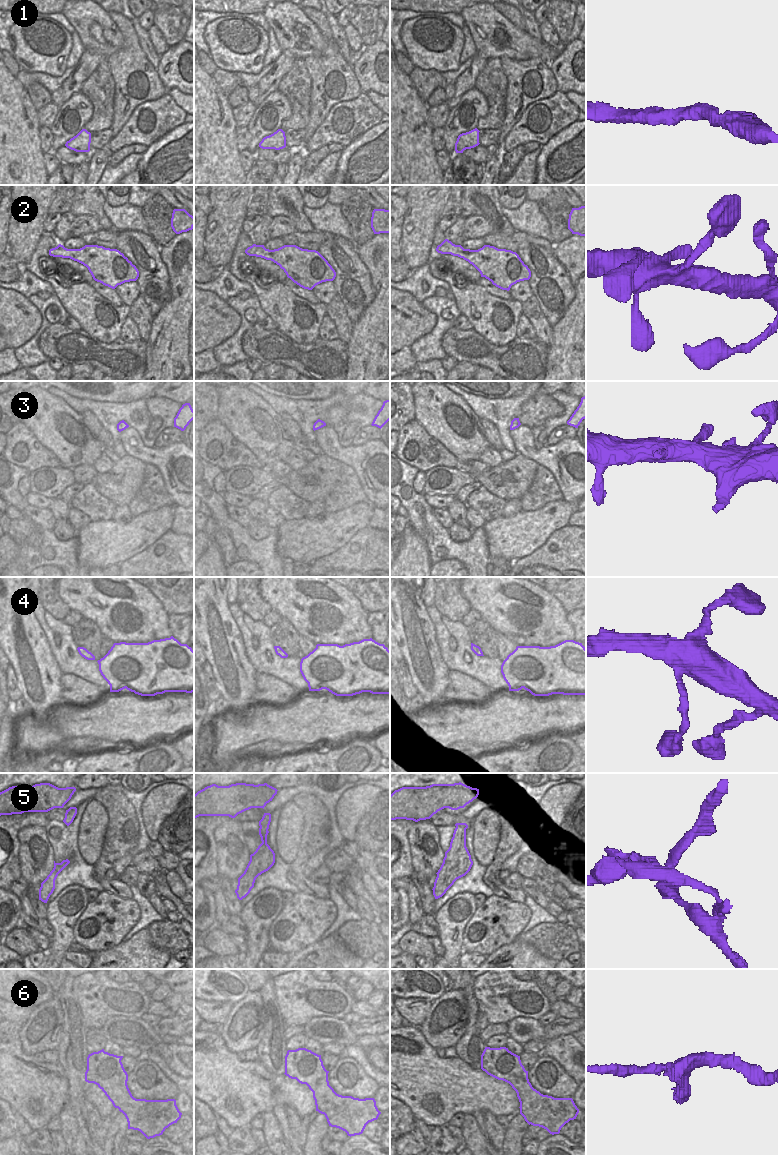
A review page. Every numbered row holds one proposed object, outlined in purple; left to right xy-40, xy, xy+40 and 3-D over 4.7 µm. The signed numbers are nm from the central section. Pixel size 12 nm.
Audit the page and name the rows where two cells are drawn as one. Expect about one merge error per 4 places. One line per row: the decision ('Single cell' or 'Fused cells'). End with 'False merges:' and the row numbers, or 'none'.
1: Single cell
2: Single cell
3: Single cell
4: Single cell
5: Fused cells
6: Single cell
False merges: 5

